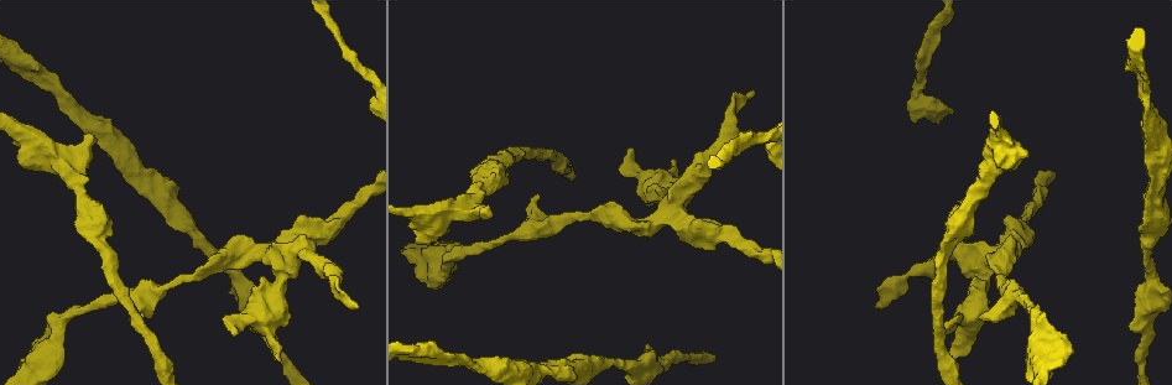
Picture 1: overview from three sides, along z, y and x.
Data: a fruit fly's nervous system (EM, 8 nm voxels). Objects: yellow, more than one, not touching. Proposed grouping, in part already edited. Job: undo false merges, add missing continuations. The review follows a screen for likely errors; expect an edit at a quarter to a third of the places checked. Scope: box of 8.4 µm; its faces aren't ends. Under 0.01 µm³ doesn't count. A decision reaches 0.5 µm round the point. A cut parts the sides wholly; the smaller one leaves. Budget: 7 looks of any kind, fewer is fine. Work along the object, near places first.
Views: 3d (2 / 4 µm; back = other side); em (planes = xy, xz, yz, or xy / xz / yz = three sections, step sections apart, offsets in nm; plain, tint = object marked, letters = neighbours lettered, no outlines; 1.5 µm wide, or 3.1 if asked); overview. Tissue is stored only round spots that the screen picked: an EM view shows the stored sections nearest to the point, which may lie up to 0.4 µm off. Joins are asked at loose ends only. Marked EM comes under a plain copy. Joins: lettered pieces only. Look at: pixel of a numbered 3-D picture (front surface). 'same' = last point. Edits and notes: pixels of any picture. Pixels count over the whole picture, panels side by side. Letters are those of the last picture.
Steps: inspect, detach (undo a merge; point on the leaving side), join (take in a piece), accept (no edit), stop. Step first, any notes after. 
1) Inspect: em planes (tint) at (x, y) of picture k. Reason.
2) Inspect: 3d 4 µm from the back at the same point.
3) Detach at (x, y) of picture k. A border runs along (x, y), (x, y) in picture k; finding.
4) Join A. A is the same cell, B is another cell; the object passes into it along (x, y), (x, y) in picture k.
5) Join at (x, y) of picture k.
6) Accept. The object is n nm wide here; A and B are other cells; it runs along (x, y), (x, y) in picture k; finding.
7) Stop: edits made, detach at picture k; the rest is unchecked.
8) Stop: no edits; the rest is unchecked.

Inspect: em planes (tint) at (675, 163) of picture 1. Free end.

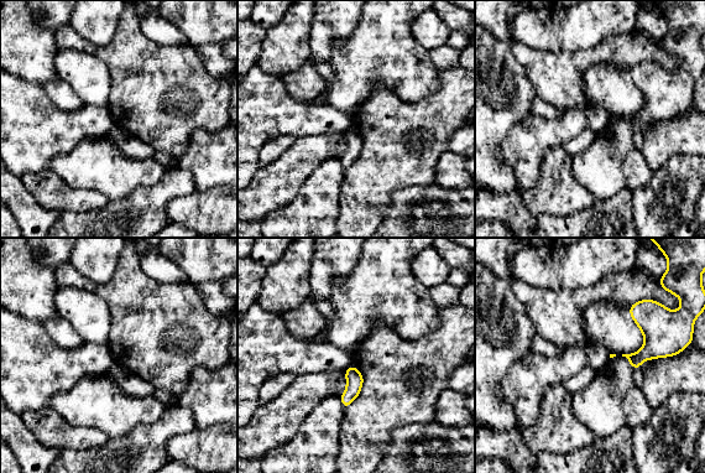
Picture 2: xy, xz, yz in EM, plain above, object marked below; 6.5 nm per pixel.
Inspect: em planes (letters) at the same point.

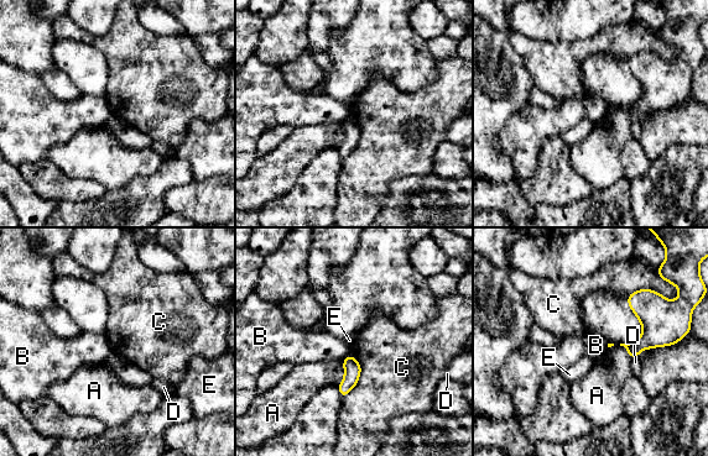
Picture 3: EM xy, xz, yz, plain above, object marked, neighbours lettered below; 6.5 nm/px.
Accept. A, B, C, D and E are other cells; a border runs along (680, 291), (628, 297) in picture 3; no lettered piece goes on from it.

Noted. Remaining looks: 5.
Inspect: em xz step 4 (letters) at (540, 197) of picture 1. An open end.

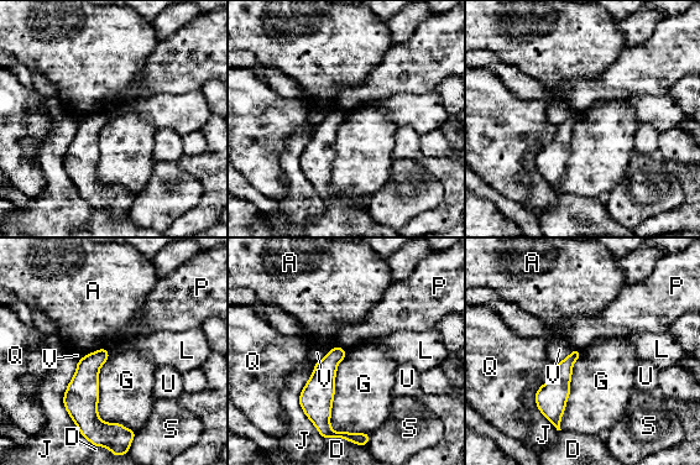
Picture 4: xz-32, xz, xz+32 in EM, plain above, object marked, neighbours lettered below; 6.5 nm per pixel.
Accept. The longest contact is with G, 550 nm; A, D, G, J, L, P, Q, S, U and V are other cells; a border runs along (106, 350), (109, 355) in picture 4; no lettered piece goes on from it.

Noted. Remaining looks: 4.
Inspect: em yz step 8 (letters) at (491, 215) of picture 1.

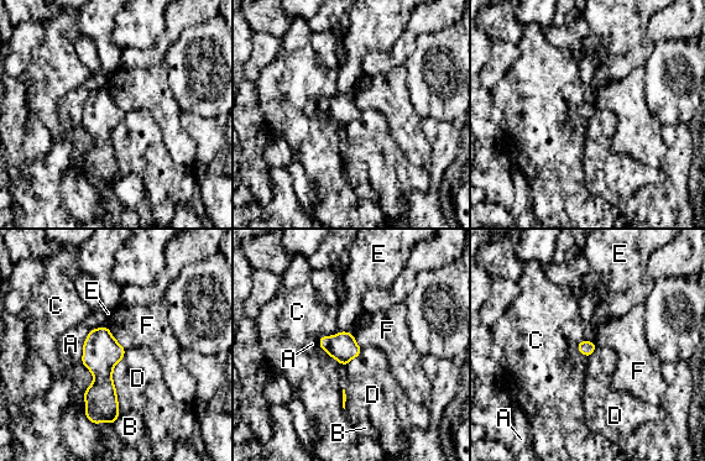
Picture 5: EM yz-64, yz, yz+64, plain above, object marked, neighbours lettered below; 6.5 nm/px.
Inspect: em planes (letters) at the same point.

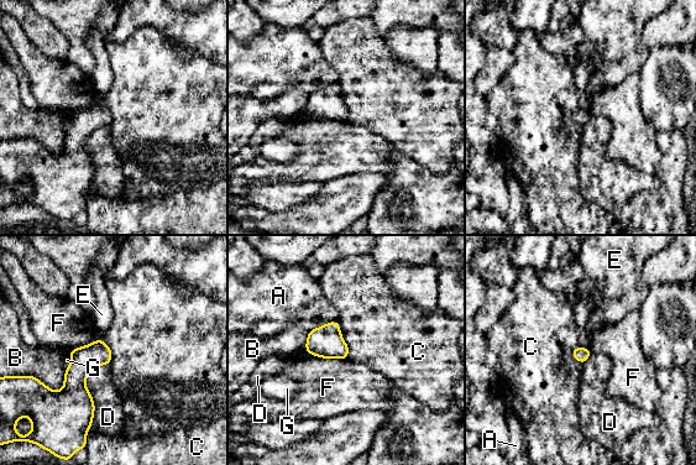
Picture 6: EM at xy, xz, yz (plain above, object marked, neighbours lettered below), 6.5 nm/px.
Accept. A, B, C, D, E, F and G are other cells; a border runs along (336, 322), (348, 348), (348, 359) in picture 6; none of them fits.

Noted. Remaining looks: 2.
Stop: no edits; the rest is unchecked.

